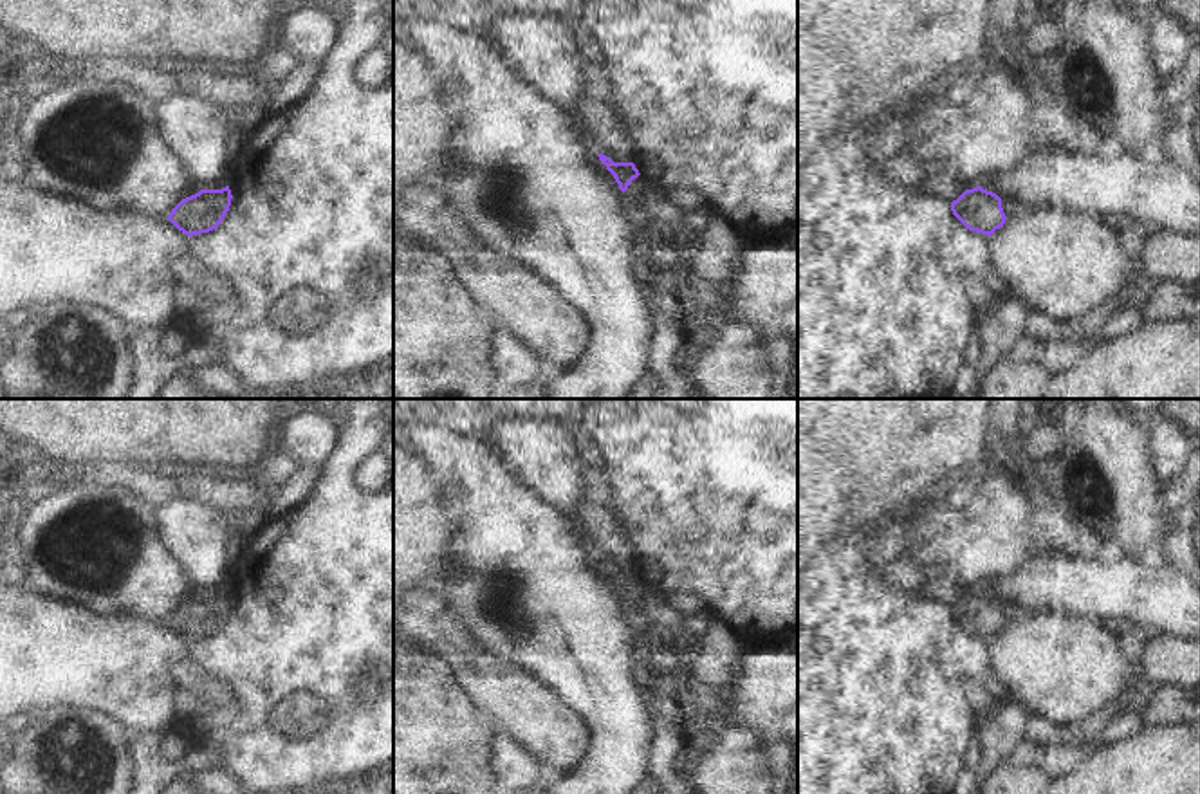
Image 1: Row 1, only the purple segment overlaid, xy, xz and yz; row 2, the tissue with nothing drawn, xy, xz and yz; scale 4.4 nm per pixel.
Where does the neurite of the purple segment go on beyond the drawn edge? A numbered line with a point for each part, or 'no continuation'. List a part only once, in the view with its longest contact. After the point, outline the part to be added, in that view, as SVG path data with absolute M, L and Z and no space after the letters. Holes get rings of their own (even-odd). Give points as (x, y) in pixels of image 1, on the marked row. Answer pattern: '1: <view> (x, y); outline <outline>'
no continuation

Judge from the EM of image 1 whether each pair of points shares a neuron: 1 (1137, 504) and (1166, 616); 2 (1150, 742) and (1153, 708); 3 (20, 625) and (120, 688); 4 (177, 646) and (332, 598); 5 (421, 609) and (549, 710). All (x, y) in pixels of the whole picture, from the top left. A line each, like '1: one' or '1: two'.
1: two
2: two
3: one
4: two
5: one

